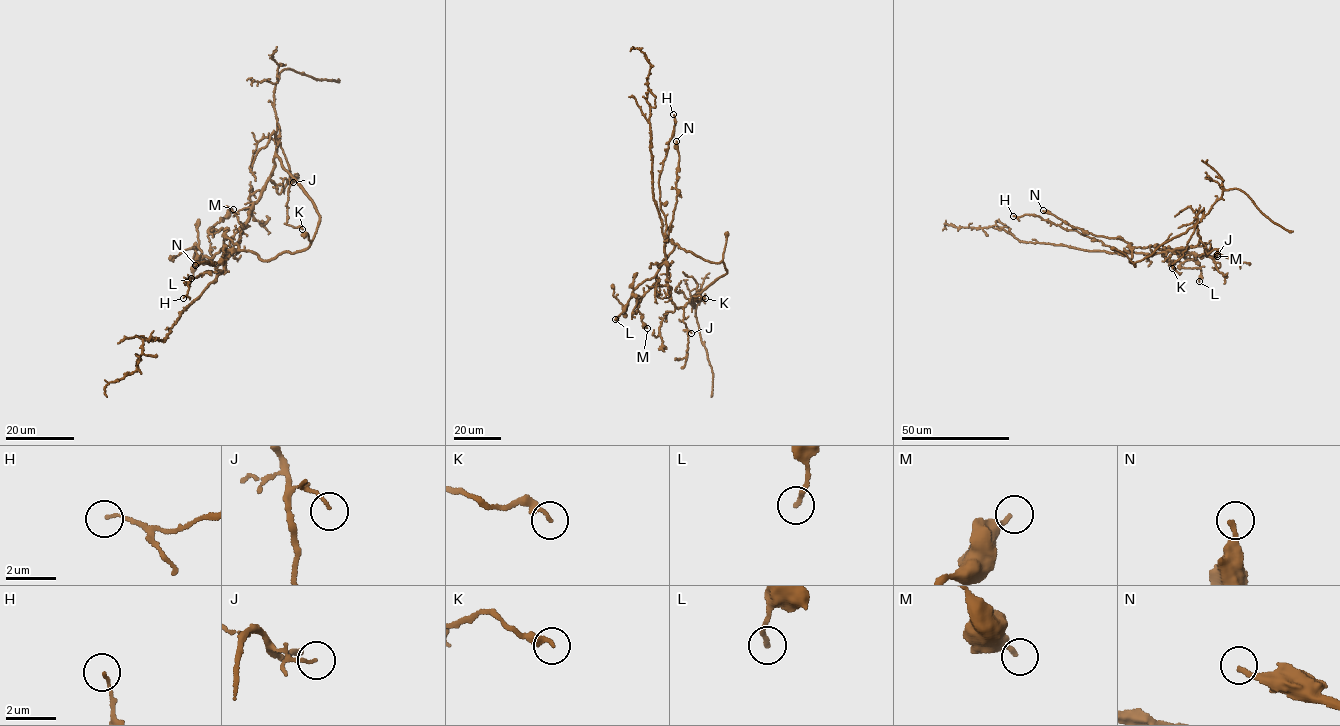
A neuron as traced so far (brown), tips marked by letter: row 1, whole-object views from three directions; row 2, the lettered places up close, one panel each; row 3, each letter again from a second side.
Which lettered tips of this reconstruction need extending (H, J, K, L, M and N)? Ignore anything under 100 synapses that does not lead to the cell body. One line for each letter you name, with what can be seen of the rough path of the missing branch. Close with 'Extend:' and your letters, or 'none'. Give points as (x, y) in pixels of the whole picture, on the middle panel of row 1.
Extend: none

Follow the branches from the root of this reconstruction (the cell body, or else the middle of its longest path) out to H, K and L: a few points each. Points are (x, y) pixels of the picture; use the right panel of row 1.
H: (1188, 246), (1152, 255), (1119, 253), (1101, 241), (1037, 216), (1013, 216)
K: (1188, 246), (1195, 246), (1200, 238), (1197, 217), (1186, 250), (1172, 263), (1172, 268)
L: (1188, 246), (1200, 238), (1194, 224), (1129, 261), (1131, 247), (1155, 246), (1168, 261), (1195, 261), (1199, 281)

